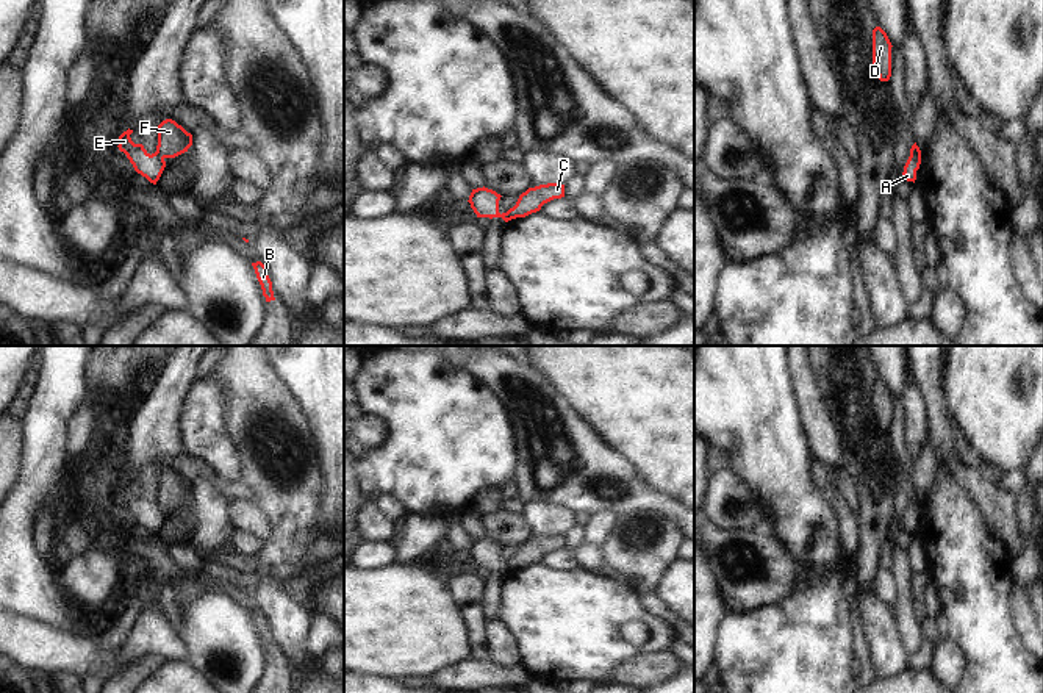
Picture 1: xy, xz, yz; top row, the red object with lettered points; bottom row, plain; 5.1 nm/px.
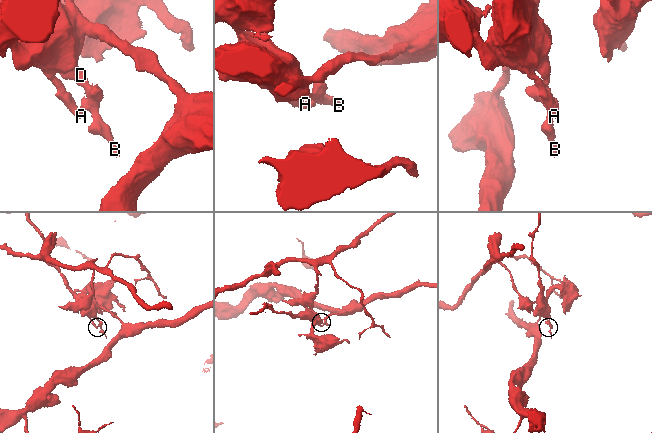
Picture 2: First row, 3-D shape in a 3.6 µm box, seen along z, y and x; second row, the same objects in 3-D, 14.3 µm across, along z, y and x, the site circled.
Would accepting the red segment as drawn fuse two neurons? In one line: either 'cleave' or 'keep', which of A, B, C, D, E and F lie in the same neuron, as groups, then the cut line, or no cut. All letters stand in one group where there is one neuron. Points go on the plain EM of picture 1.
cleave; groups A E / B C D F; cut xy (155, 502), (163, 509)

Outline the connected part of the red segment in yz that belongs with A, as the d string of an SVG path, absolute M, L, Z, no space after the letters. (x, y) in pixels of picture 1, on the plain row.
M921 504L910 505L902 522L902 530L913 532L916 530L916 521L921 515Z

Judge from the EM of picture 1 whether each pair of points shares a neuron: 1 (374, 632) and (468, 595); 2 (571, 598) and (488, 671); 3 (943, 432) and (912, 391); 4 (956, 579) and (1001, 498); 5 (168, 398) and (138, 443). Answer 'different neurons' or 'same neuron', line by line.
1: different neurons
2: different neurons
3: different neurons
4: different neurons
5: same neuron

